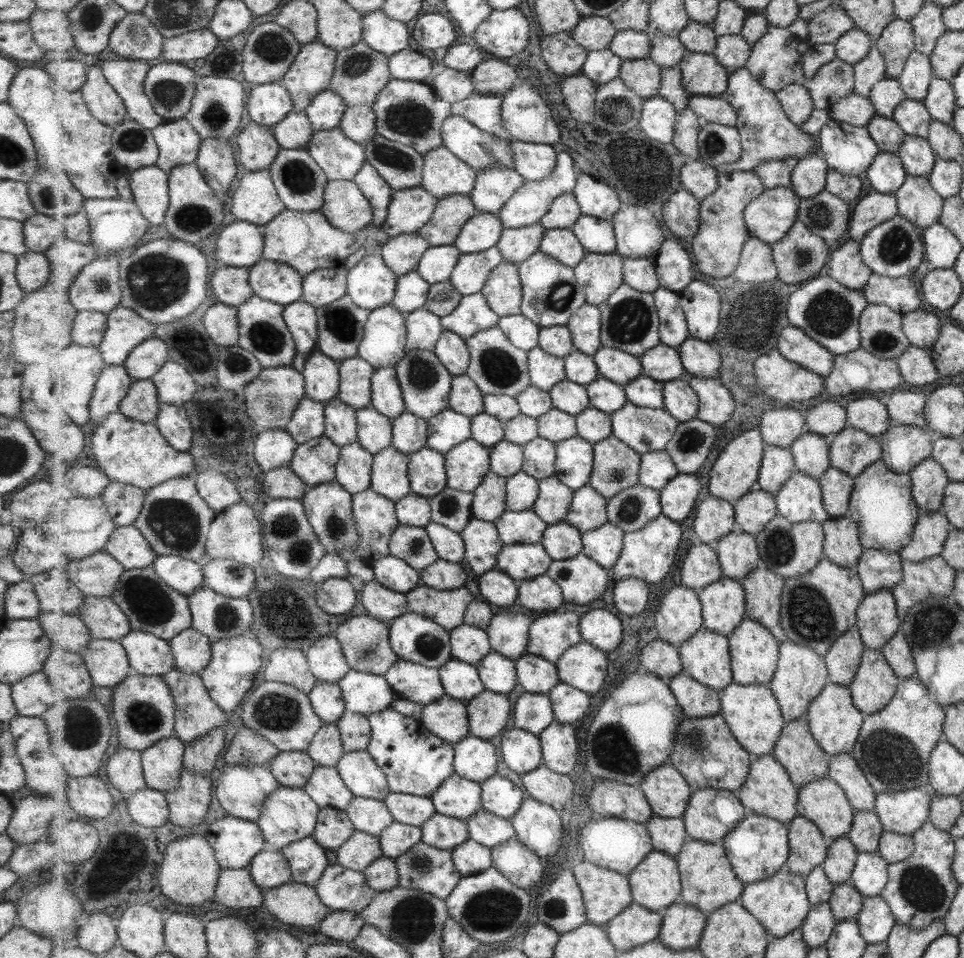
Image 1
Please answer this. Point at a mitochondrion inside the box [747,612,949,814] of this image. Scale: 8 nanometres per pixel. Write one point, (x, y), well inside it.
(892, 760)

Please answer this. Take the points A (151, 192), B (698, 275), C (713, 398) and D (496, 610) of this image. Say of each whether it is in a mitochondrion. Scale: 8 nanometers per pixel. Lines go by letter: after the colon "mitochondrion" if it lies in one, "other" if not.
A: other
B: other
C: other
D: other

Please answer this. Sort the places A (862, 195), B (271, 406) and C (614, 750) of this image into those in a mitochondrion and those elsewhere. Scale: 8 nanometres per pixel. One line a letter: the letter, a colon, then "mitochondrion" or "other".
A: other
B: mitochondrion
C: mitochondrion

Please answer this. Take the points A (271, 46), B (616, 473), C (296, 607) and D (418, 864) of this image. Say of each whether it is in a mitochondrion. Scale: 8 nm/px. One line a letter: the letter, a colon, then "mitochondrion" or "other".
A: mitochondrion
B: mitochondrion
C: other
D: mitochondrion

